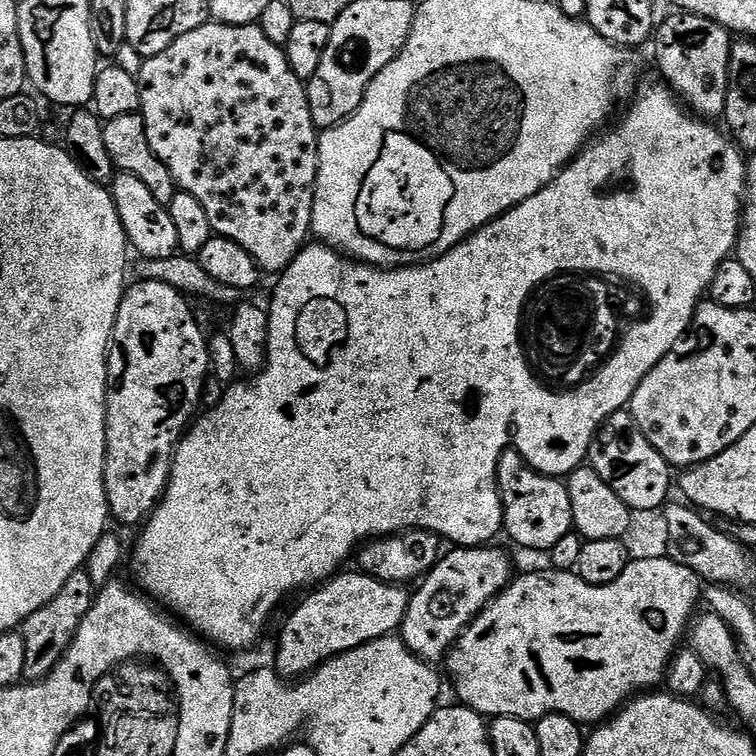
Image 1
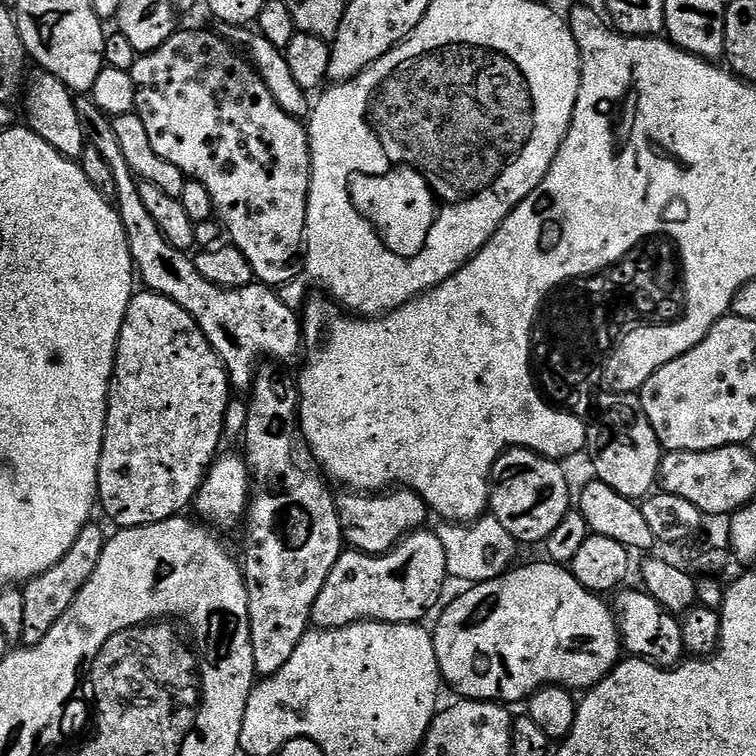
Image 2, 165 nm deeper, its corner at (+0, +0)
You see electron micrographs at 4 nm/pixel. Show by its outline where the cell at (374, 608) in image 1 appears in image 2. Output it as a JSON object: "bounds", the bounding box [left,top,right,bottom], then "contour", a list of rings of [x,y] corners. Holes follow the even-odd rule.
{"bounds":[312,530,449,628],"contour":[[[421,530],[404,537],[392,551],[383,556],[367,556],[361,552],[341,552],[318,602],[312,607],[312,624],[316,628],[341,628],[358,624],[362,620],[377,620],[383,624],[414,624],[440,596],[444,580],[449,579],[446,570],[446,554],[435,531]]]}

